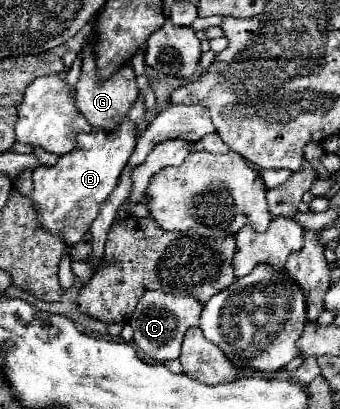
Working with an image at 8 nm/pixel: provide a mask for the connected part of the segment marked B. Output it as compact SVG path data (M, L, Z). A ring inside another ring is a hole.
M126 116L112 132L94 130L92 134L78 134L74 152L60 156L54 166L38 166L34 170L34 192L30 198L38 208L42 228L64 236L66 244L78 244L98 216L100 204L118 186L120 172L136 150L136 140L138 128Z

